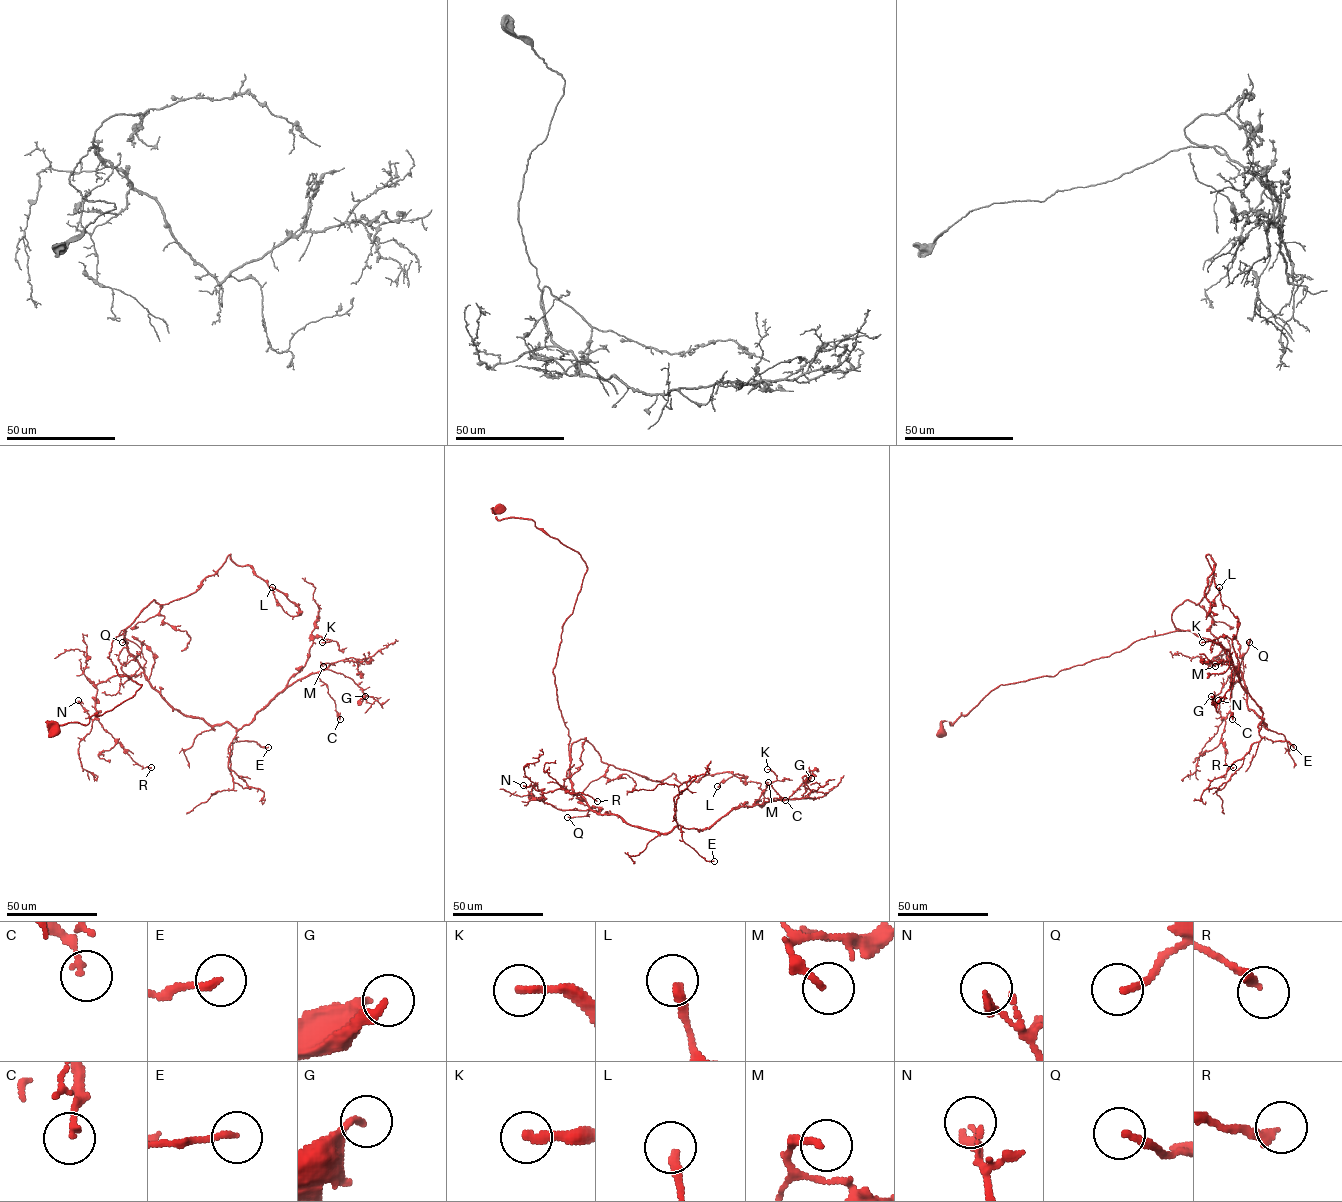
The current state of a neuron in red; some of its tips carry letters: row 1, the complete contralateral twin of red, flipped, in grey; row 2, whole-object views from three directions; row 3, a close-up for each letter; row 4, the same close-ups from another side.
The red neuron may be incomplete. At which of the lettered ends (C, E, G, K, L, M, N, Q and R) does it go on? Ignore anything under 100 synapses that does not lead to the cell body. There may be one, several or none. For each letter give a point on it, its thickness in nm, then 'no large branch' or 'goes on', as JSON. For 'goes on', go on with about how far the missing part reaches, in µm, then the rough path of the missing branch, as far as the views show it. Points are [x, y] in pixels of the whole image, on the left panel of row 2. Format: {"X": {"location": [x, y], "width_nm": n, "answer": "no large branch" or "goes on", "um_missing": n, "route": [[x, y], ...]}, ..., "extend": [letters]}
{"C": {"location": [340, 719], "width_nm": 130, "answer": "no large branch"}, "E": {"location": [268, 747], "width_nm": 180, "answer": "no large branch"}, "G": {"location": [365, 696], "width_nm": 260, "answer": "no large branch"}, "K": {"location": [322, 642], "width_nm": 240, "answer": "no large branch"}, "L": {"location": [272, 587], "width_nm": 260, "answer": "no large branch"}, "M": {"location": [323, 666], "width_nm": 170, "answer": "no large branch"}, "N": {"location": [78, 700], "width_nm": 240, "answer": "no large branch"}, "Q": {"location": [122, 642], "width_nm": 200, "answer": "no large branch"}, "R": {"location": [151, 767], "width_nm": 260, "answer": "no large branch"}, "extend": []}

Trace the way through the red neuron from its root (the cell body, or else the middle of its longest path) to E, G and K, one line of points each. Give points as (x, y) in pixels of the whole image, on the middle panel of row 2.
E: (499, 509), (498, 519), (532, 519), (587, 568), (553, 670), (572, 790), (632, 825), (680, 825), (714, 861)
G: (499, 509), (587, 568), (553, 674), (571, 787), (593, 811), (703, 830), (806, 797), (811, 778)
K: (499, 509), (587, 568), (553, 674), (571, 787), (593, 811), (709, 828), (758, 799), (777, 780), (767, 769)

